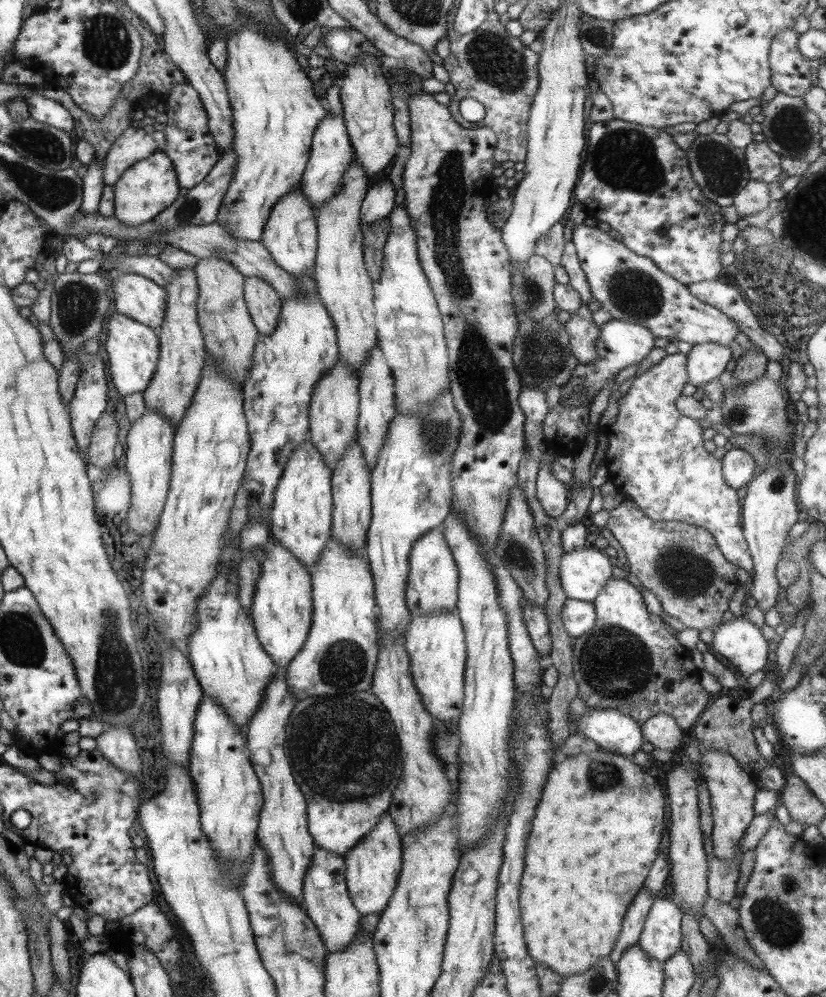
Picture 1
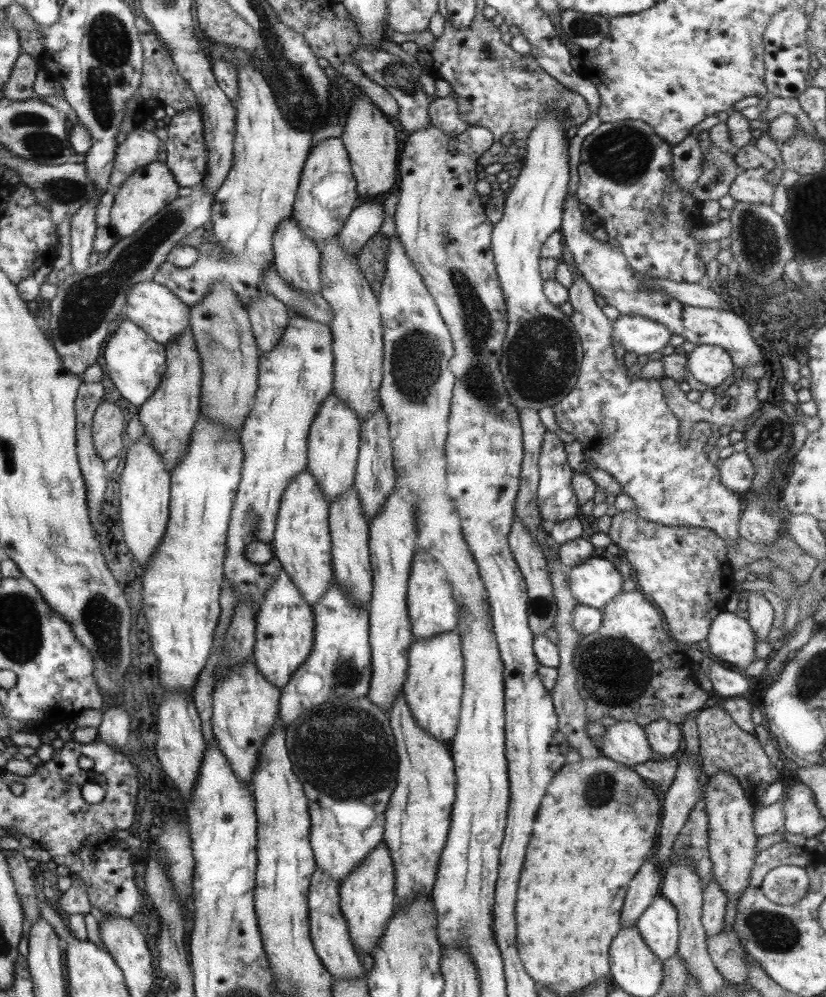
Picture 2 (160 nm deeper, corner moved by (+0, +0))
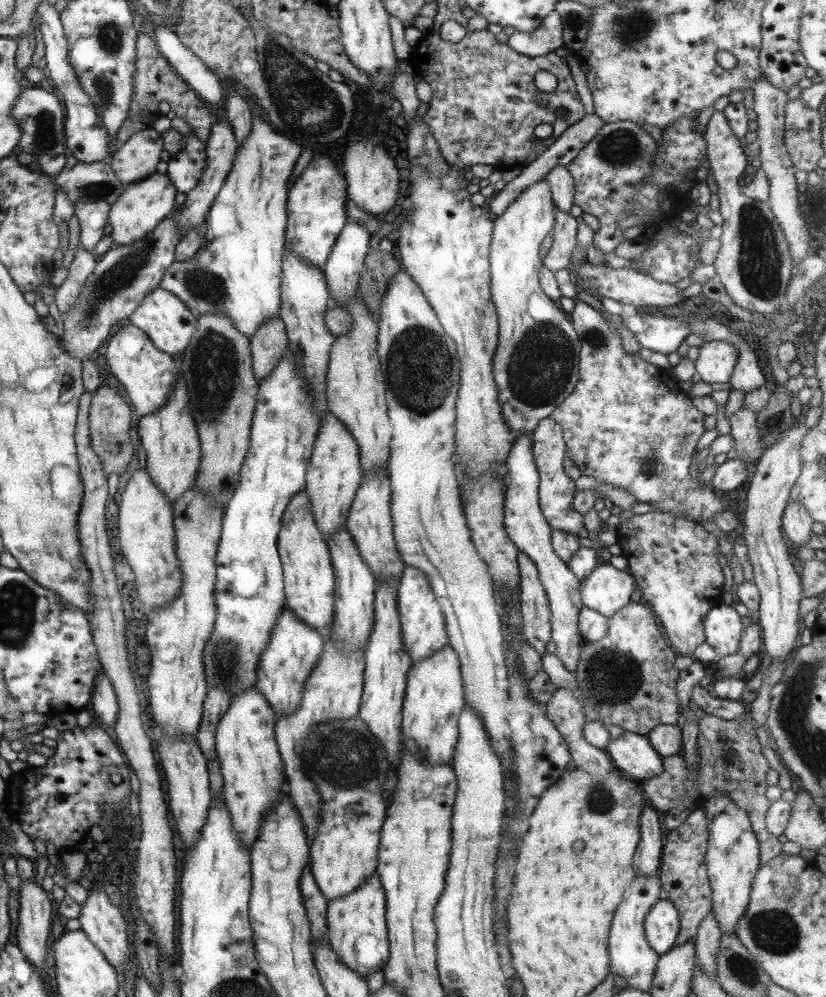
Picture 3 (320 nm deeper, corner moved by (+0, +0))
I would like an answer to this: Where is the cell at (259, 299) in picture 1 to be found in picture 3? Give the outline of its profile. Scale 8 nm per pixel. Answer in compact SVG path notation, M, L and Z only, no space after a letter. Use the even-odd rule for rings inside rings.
M278 318L266 320L250 338L251 369L255 381L267 379L287 350L286 330Z

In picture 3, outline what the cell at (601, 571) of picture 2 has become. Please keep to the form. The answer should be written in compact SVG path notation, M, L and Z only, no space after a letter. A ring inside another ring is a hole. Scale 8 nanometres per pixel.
M598 564L592 573L579 583L581 604L583 607L590 608L601 616L609 618L630 603L629 596L631 596L635 586L636 582L626 570L617 570L609 564Z

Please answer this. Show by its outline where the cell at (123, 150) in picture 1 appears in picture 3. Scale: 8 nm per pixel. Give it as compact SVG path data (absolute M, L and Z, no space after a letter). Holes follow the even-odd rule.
M153 128L139 130L130 136L109 159L117 180L127 185L155 173L162 147L161 135Z

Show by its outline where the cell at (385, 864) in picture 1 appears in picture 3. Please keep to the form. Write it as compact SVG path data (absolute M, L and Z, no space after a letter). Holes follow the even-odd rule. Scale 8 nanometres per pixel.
M376 872L369 880L365 880L359 889L333 899L326 908L326 939L330 949L337 955L339 963L359 975L367 978L369 975L382 971L388 960L388 940L385 924L385 894Z

